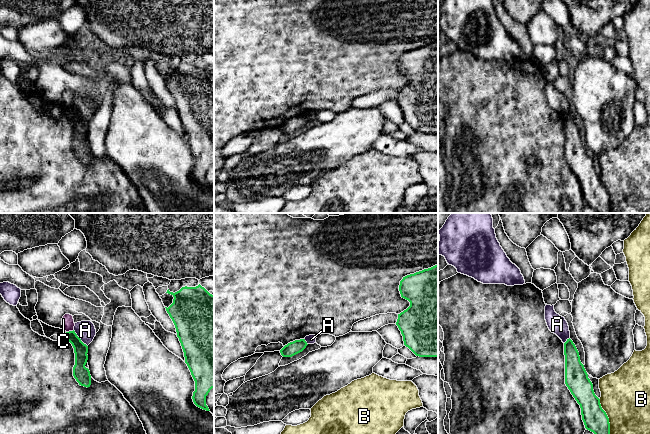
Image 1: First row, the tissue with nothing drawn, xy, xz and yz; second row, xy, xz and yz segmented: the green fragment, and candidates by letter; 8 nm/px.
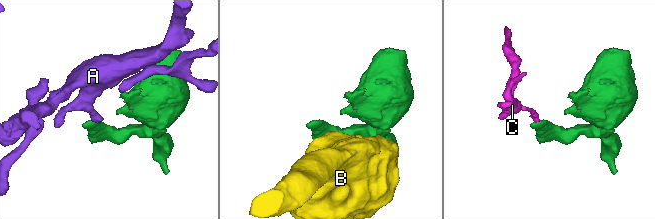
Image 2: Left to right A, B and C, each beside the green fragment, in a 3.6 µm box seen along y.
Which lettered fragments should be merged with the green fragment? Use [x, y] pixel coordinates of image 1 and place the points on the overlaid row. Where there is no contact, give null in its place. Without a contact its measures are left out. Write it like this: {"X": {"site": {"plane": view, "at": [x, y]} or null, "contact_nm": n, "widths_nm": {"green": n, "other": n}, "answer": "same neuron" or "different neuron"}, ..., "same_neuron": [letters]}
{"A": {"site": {"plane": "xy", "at": [79, 338]}, "contact_nm": 180, "widths_nm": {"green": 110, "other": 160}, "answer": "different neuron"}, "B": {"site": {"plane": "yz", "at": [607, 416]}, "contact_nm": 300, "widths_nm": {"green": 200, "other": 400}, "answer": "different neuron"}, "C": {"site": {"plane": "xy", "at": [69, 331]}, "contact_nm": 70, "widths_nm": {"green": 110, "other": 100}, "answer": "different neuron"}, "same_neuron": []}

